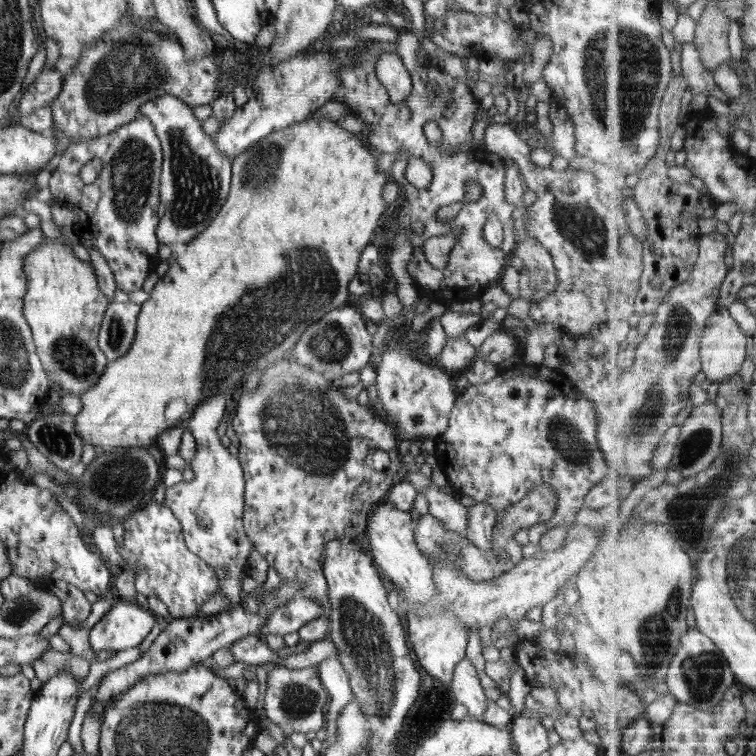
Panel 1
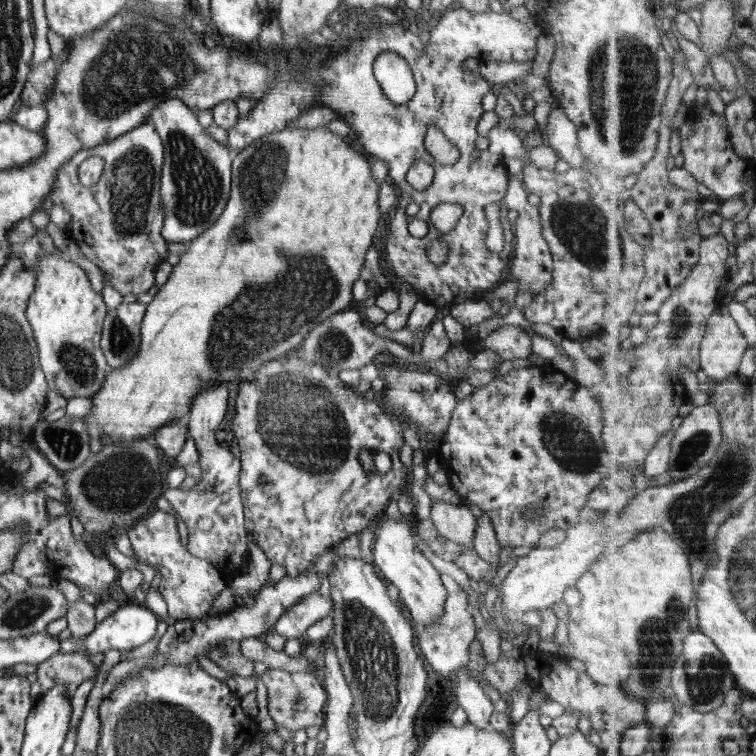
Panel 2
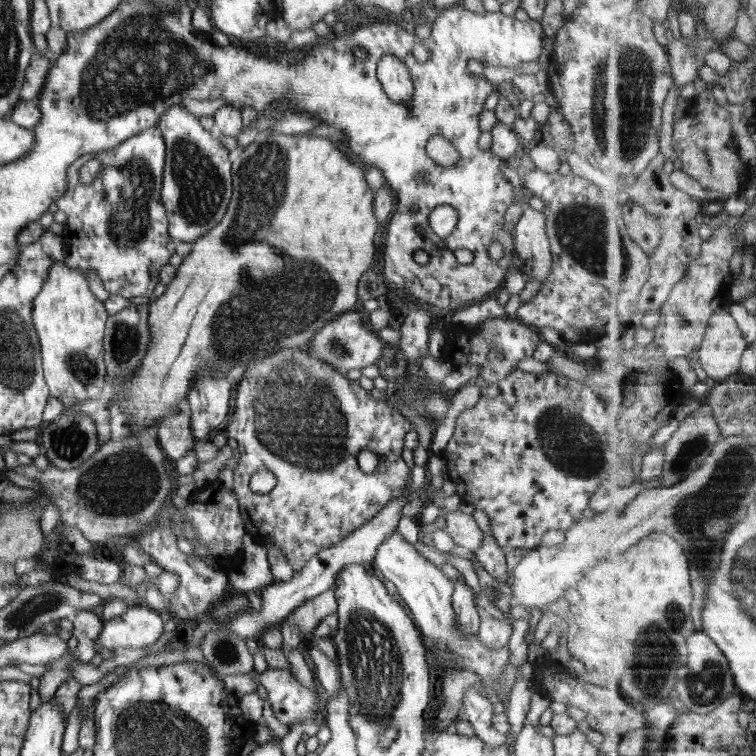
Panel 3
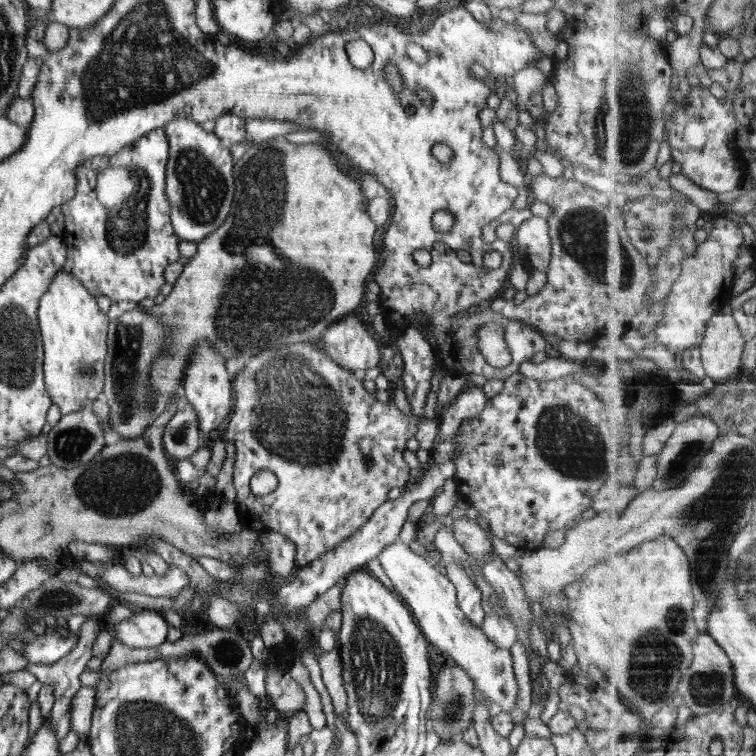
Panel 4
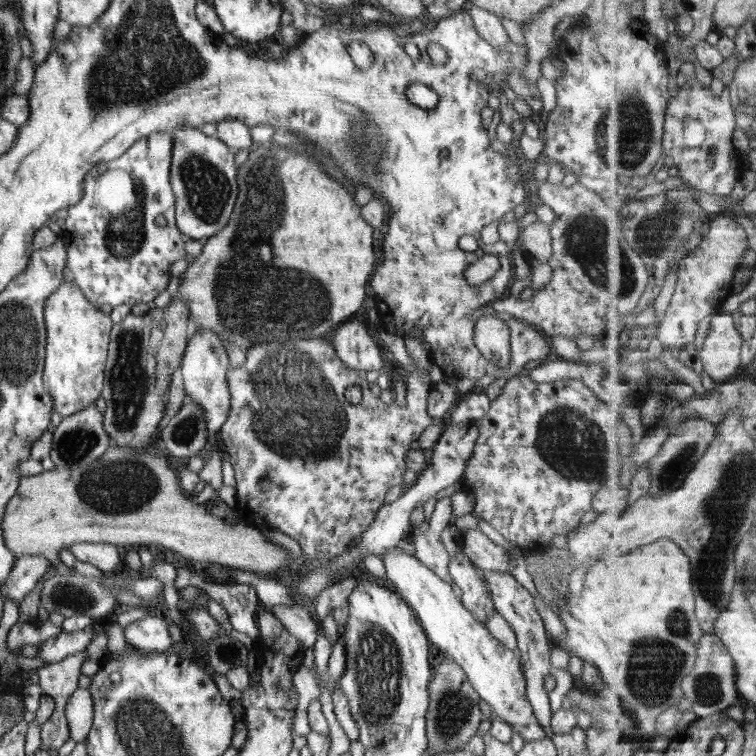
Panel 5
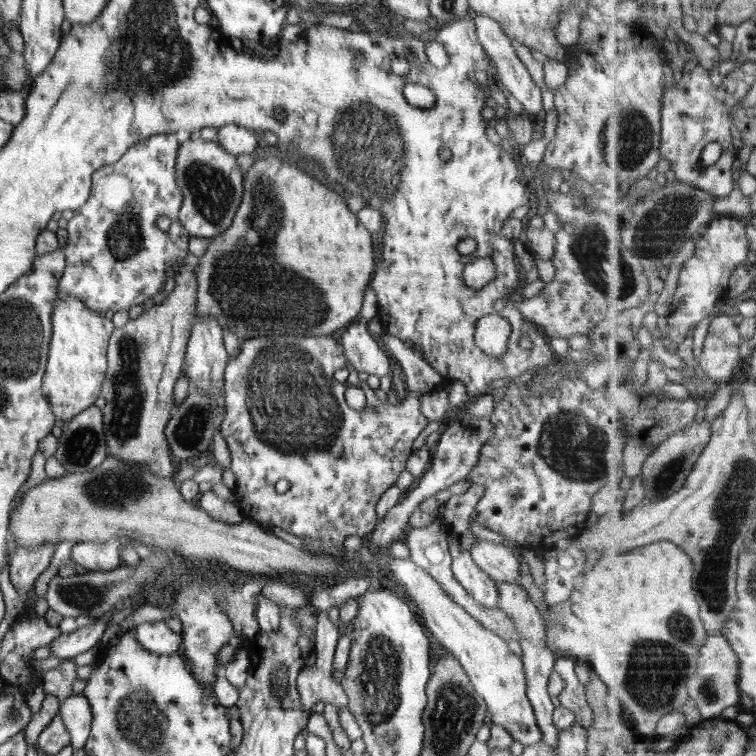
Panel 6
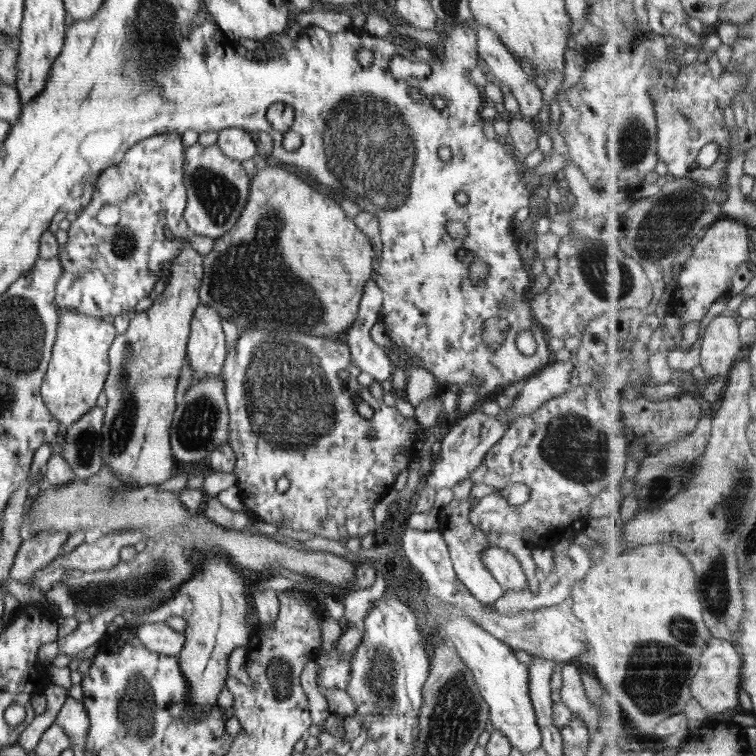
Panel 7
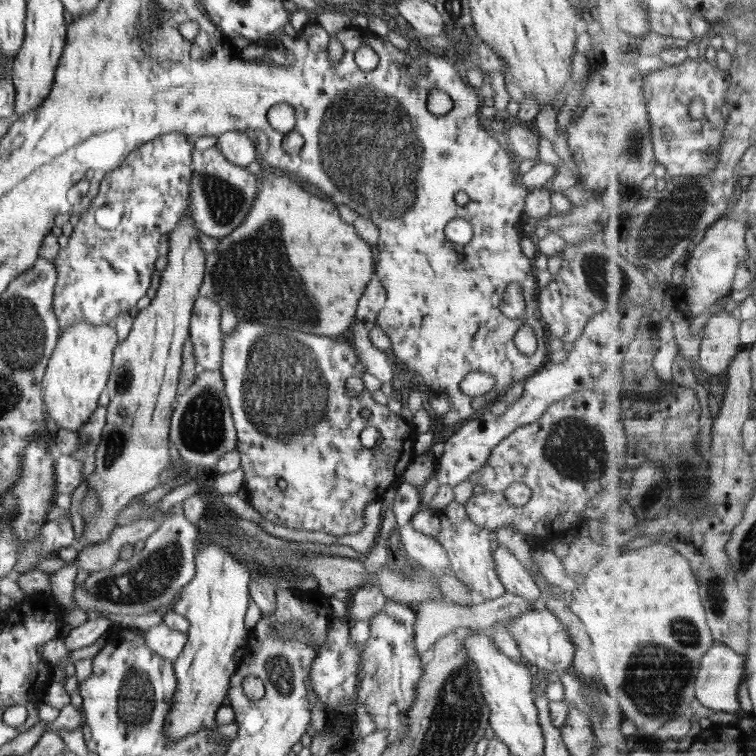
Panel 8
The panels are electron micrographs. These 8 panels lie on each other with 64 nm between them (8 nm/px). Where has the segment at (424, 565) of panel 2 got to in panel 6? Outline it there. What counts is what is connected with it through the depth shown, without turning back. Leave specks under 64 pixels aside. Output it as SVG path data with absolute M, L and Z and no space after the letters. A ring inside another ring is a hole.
M391 559L386 569L422 611L422 620L432 632L432 636L462 665L475 691L485 700L487 709L492 714L492 722L504 727L512 735L513 740L521 742L524 747L542 740L543 732L537 725L526 694L526 674L522 659L510 651L508 643L480 621L474 620L450 596L446 596L445 588L434 582L434 578L416 566L412 560Z

